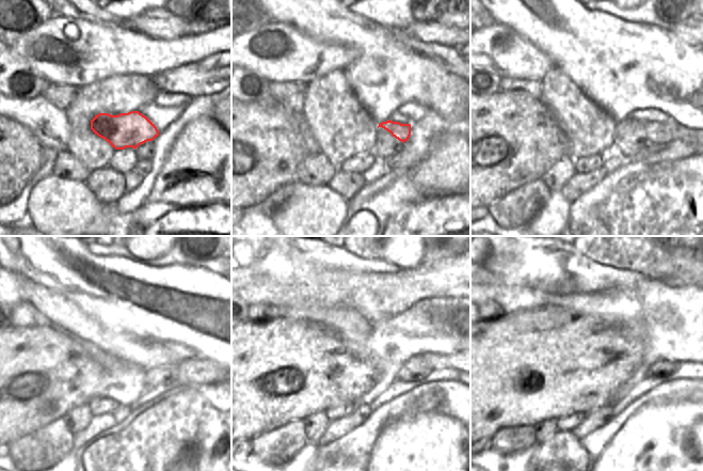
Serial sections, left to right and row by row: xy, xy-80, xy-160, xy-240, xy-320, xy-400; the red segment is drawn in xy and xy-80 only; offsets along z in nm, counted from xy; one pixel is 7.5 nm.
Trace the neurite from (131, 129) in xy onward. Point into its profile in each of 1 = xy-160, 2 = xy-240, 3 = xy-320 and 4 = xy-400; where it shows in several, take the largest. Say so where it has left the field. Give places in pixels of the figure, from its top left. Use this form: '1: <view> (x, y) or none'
1: xy-160 (659, 132)
2: xy-240 (196, 371)
3: xy-320 (447, 374)
4: xy-400 (686, 369)

